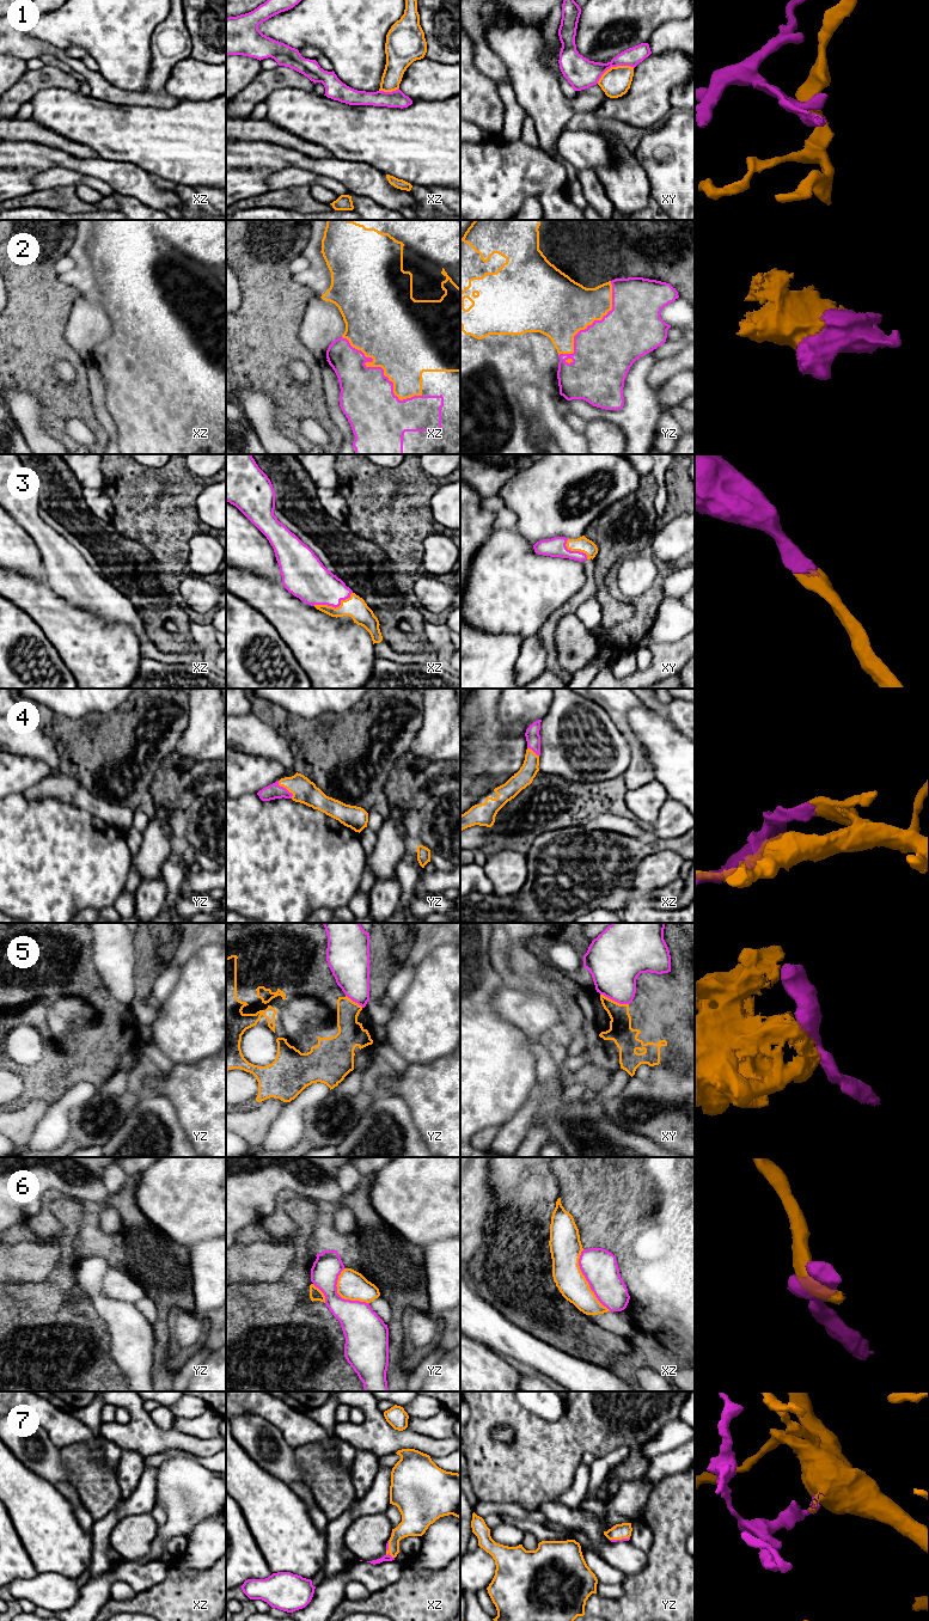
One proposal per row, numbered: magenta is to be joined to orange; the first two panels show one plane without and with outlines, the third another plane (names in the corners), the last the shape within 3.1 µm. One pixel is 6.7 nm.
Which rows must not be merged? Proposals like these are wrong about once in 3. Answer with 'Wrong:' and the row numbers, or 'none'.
Wrong: 1, 5, 6

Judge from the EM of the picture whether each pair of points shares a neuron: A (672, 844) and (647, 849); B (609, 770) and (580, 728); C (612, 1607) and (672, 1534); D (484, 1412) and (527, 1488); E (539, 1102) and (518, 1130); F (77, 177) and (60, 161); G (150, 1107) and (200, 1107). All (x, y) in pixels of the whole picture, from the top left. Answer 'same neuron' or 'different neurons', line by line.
A: same neuron
B: same neuron
C: same neuron
D: same neuron
E: same neuron
F: different neurons
G: different neurons

